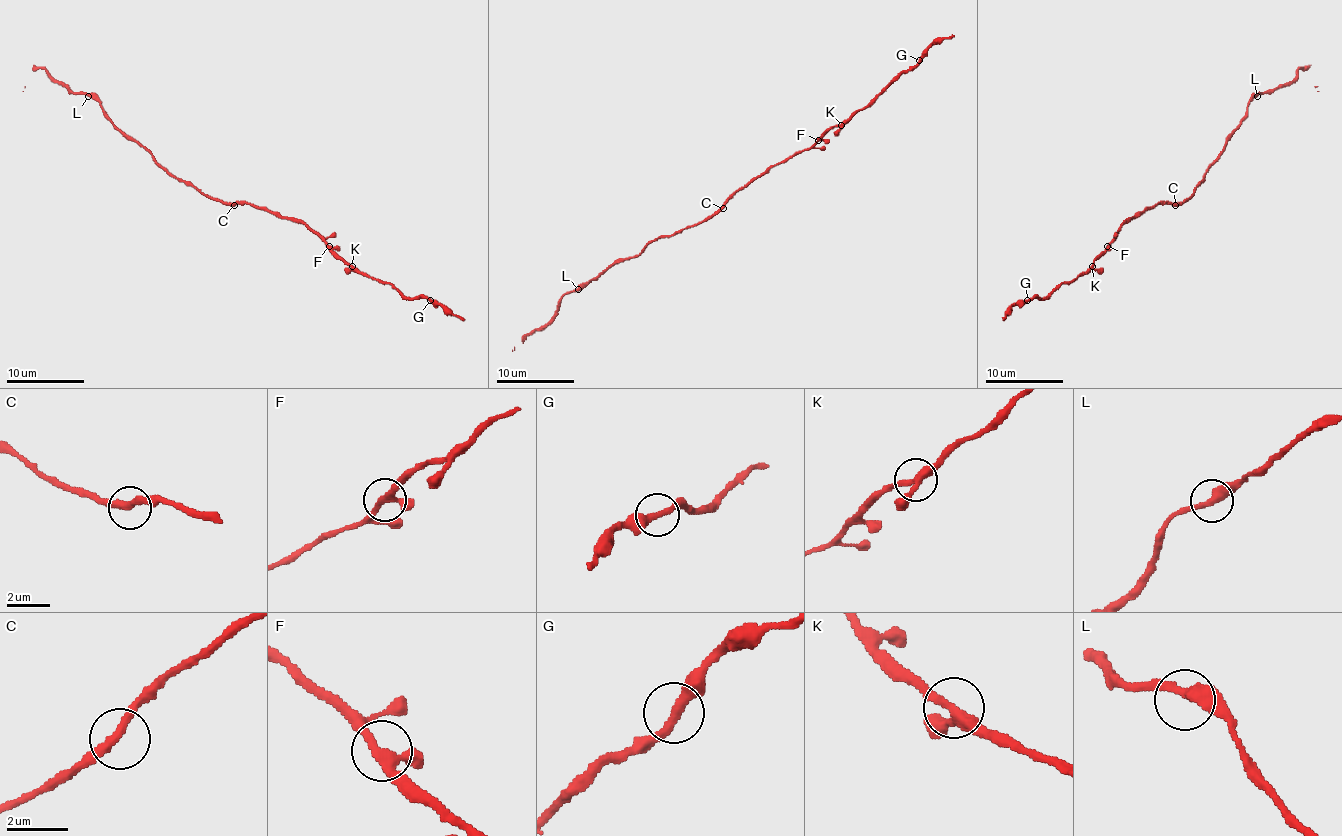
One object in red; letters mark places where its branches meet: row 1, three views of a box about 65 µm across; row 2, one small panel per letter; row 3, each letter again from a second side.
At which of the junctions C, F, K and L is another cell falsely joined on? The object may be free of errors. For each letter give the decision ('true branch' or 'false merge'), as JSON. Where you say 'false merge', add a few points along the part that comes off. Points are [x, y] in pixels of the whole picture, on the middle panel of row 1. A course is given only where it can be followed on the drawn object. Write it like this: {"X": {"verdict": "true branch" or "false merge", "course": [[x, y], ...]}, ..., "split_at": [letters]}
{"C": {"verdict": "true branch"}, "F": {"verdict": "true branch"}, "K": {"verdict": "true branch"}, "L": {"verdict": "true branch"}, "split_at": []}

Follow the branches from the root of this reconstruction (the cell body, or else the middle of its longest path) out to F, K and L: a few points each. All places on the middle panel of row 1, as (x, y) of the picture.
F: (721, 206), (772, 167), (809, 149), (818, 140)
K: (721, 206), (772, 167), (811, 149), (832, 128), (842, 124)
L: (721, 206), (702, 221), (673, 235), (653, 239), (638, 254), (615, 260), (595, 279), (589, 279), (578, 289)

